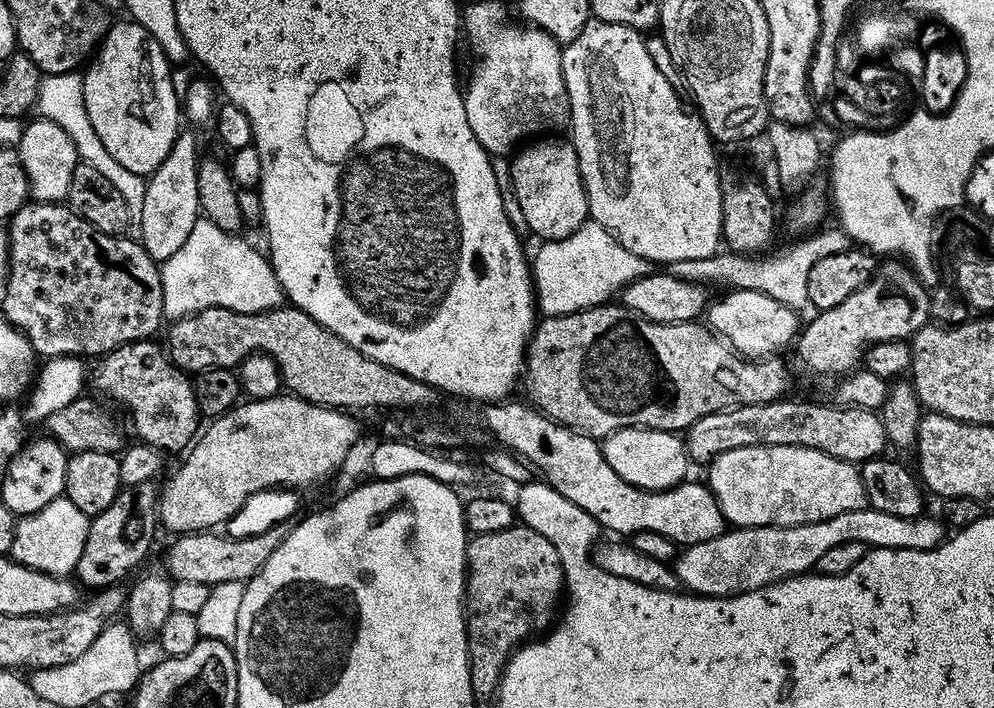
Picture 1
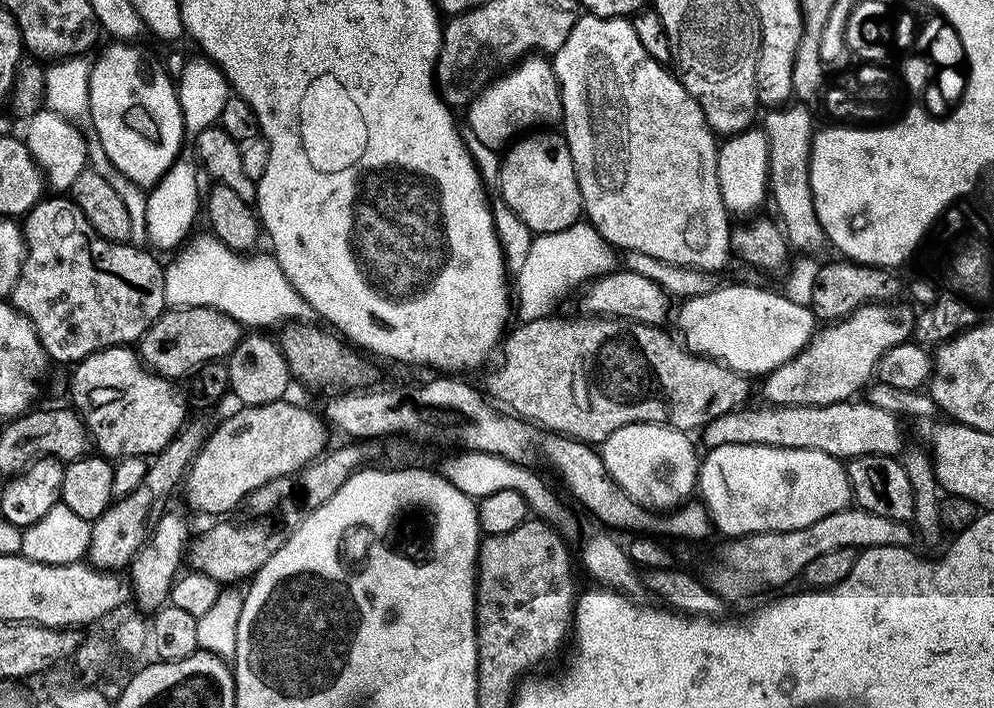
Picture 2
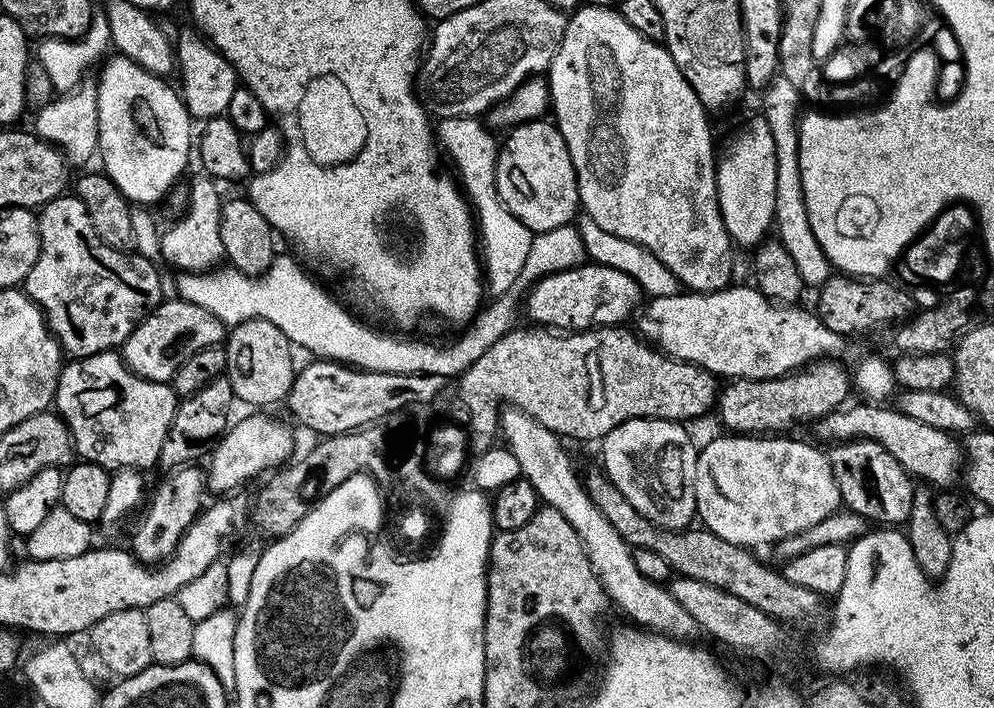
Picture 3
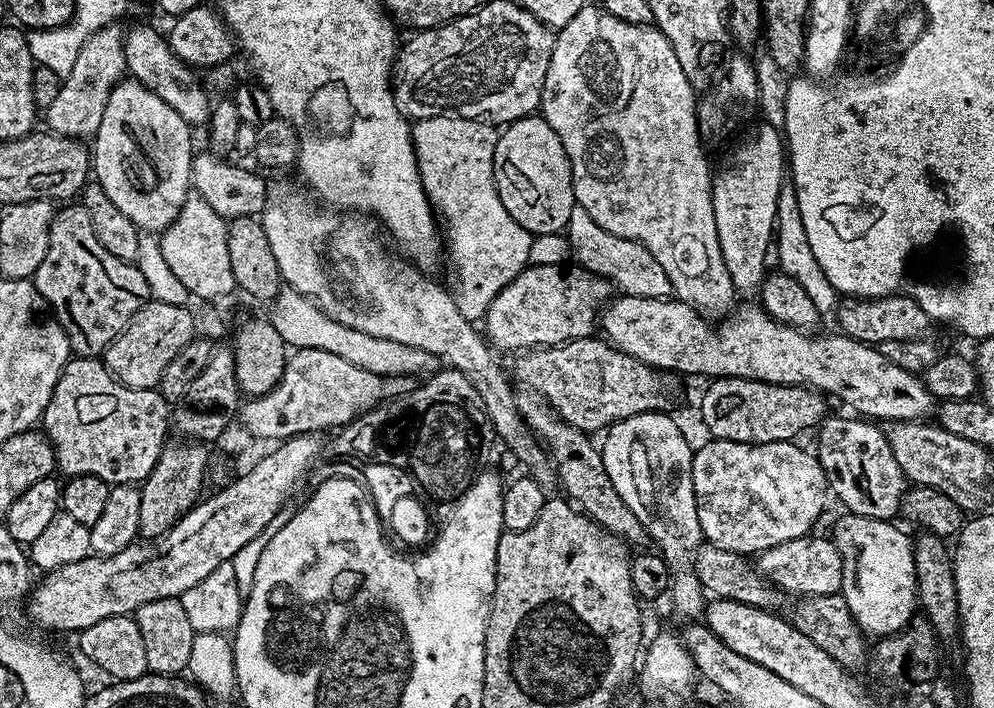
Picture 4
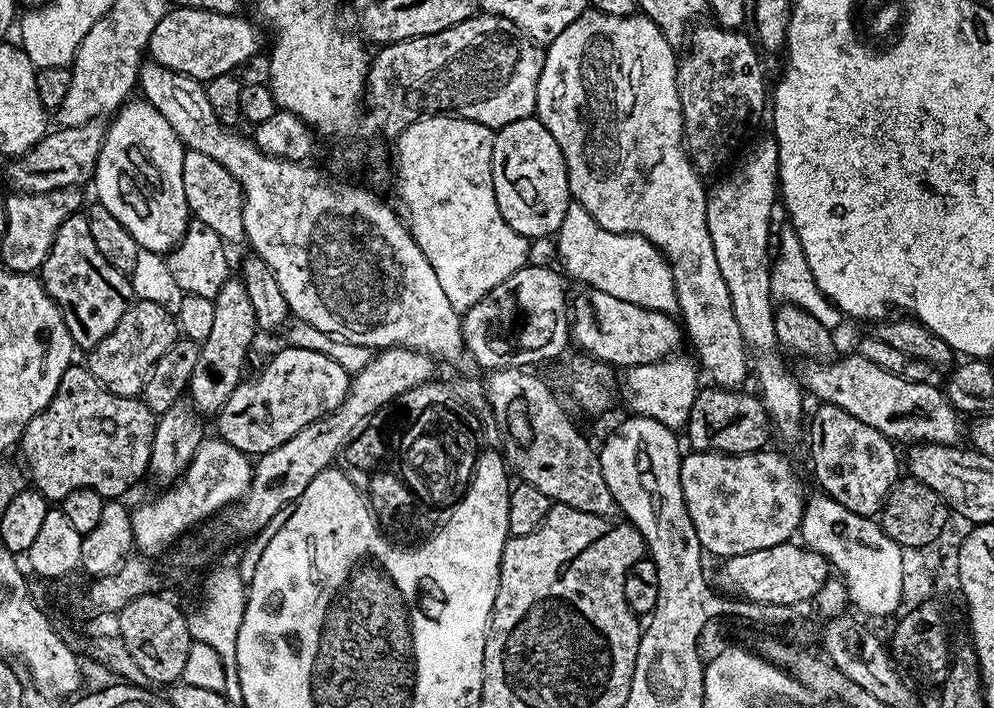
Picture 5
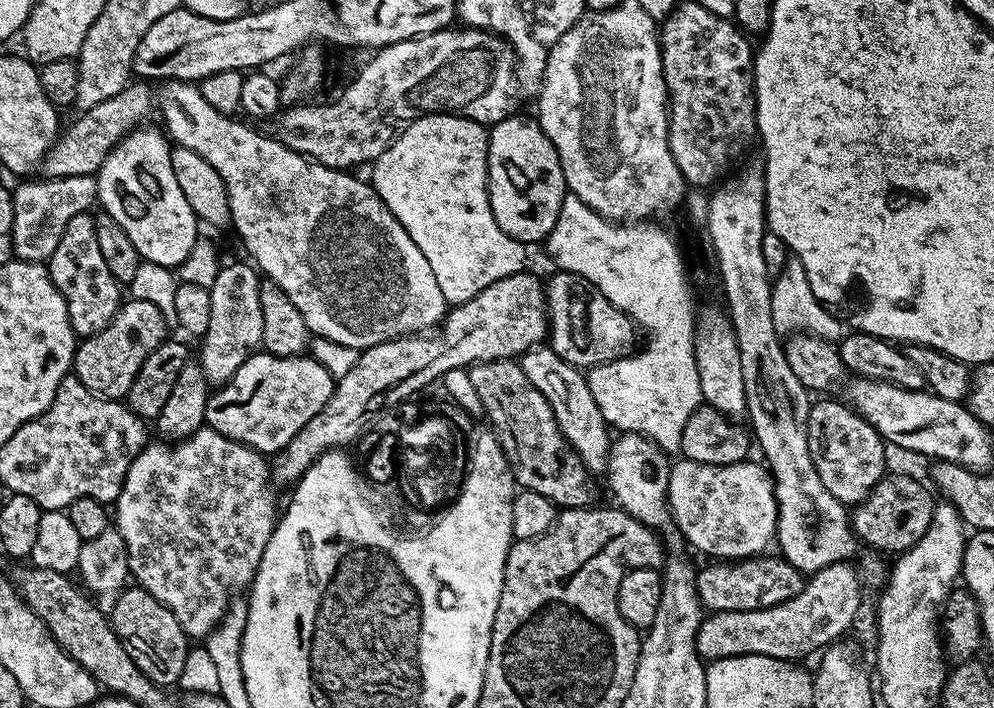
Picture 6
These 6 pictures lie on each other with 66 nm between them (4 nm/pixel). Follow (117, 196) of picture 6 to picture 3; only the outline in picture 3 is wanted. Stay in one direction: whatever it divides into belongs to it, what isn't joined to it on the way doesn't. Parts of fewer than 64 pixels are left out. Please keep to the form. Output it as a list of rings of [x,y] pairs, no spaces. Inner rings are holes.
[[[115,58],[104,68],[96,84],[96,109],[98,110],[99,159],[104,159],[103,171],[116,183],[124,199],[136,206],[155,206],[177,187],[176,179],[188,164],[188,155],[194,152],[193,117],[185,108],[181,93],[171,88],[161,77],[146,71],[133,60]]]

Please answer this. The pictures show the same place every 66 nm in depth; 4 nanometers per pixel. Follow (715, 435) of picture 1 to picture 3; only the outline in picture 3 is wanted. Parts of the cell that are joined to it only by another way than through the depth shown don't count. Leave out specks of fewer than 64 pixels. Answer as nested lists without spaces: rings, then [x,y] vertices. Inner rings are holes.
[[[859,402],[853,408],[841,406],[836,411],[819,417],[815,421],[816,432],[827,442],[843,442],[845,440],[873,440],[881,444],[894,458],[905,468],[909,476],[928,486],[935,486],[940,490],[948,490],[953,487],[955,480],[959,481],[962,476],[962,444],[951,432],[943,432],[934,426],[926,426],[926,422],[918,422],[918,418],[910,418],[899,407],[884,408],[880,402]]]

